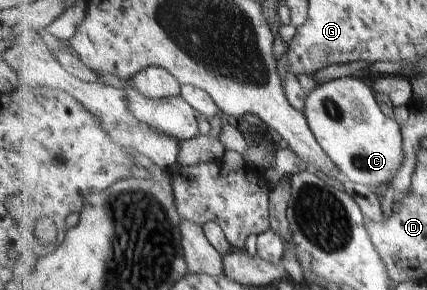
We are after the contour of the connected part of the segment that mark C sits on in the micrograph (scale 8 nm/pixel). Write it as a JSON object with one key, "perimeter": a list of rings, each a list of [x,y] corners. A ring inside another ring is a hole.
{"perimeter":[[[363,77],[337,78],[318,85],[306,94],[302,111],[305,113],[308,125],[316,136],[318,143],[336,162],[342,174],[346,175],[353,183],[372,186],[375,193],[380,196],[386,185],[397,177],[406,155],[402,123],[390,119],[382,113],[378,101],[376,101],[373,87],[364,83]]]}

